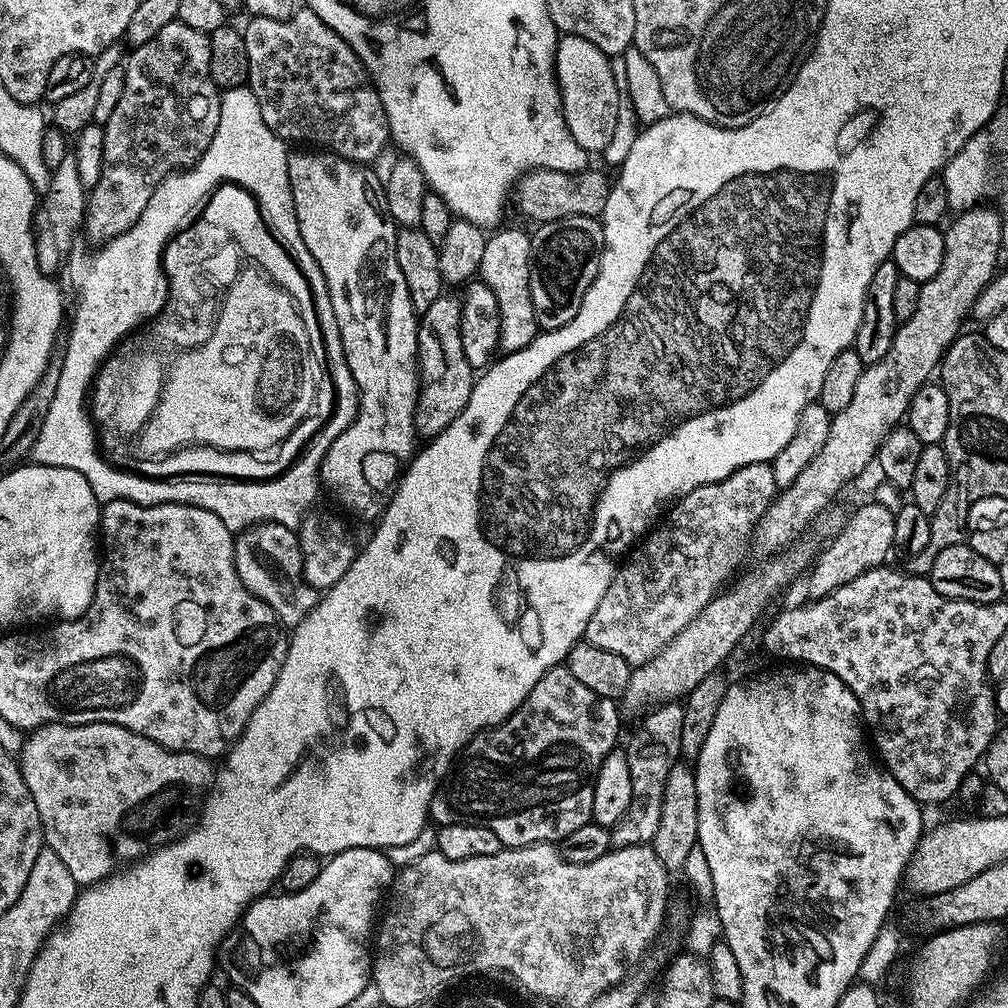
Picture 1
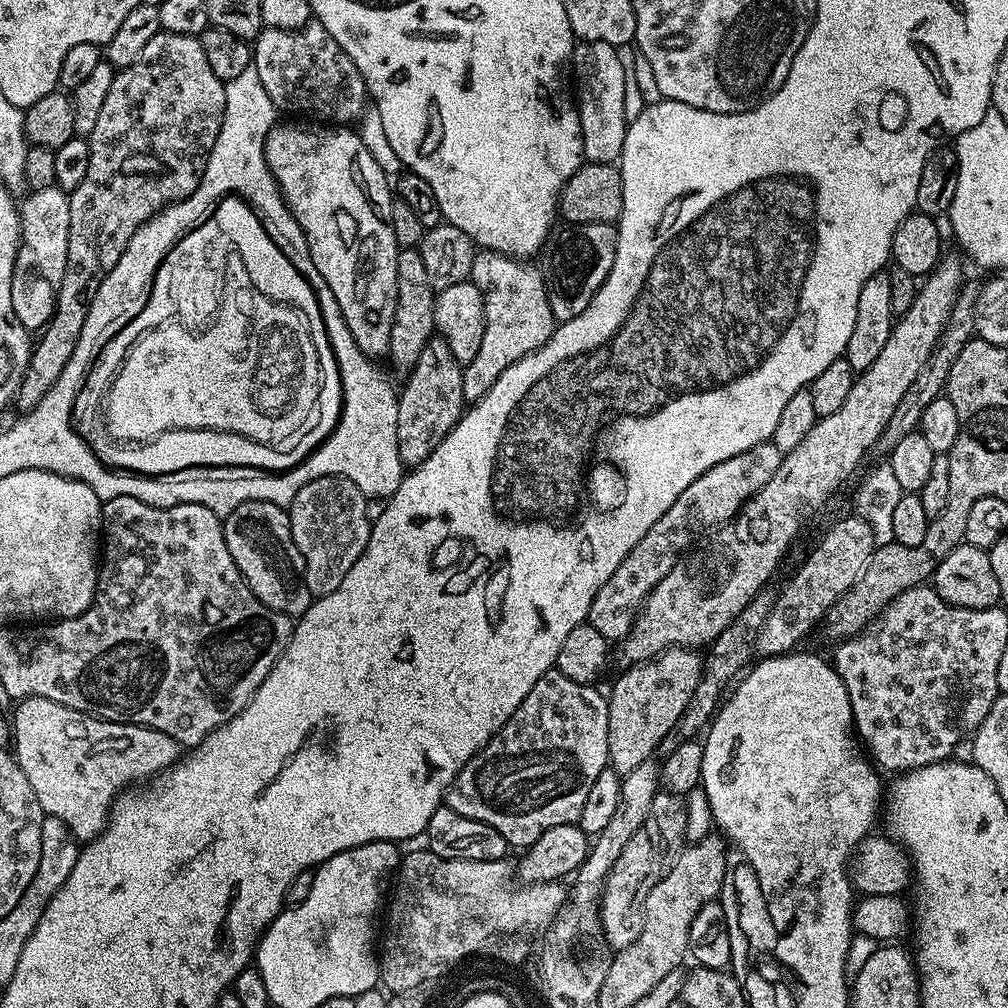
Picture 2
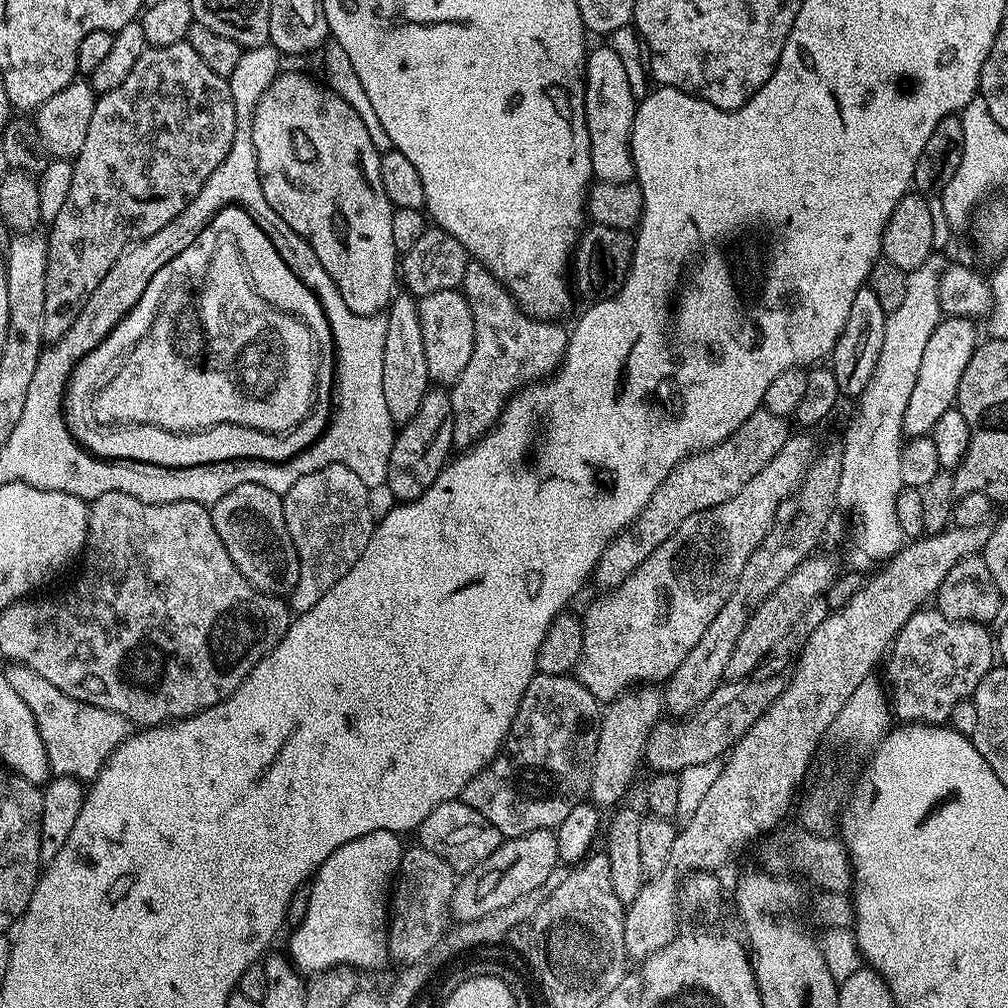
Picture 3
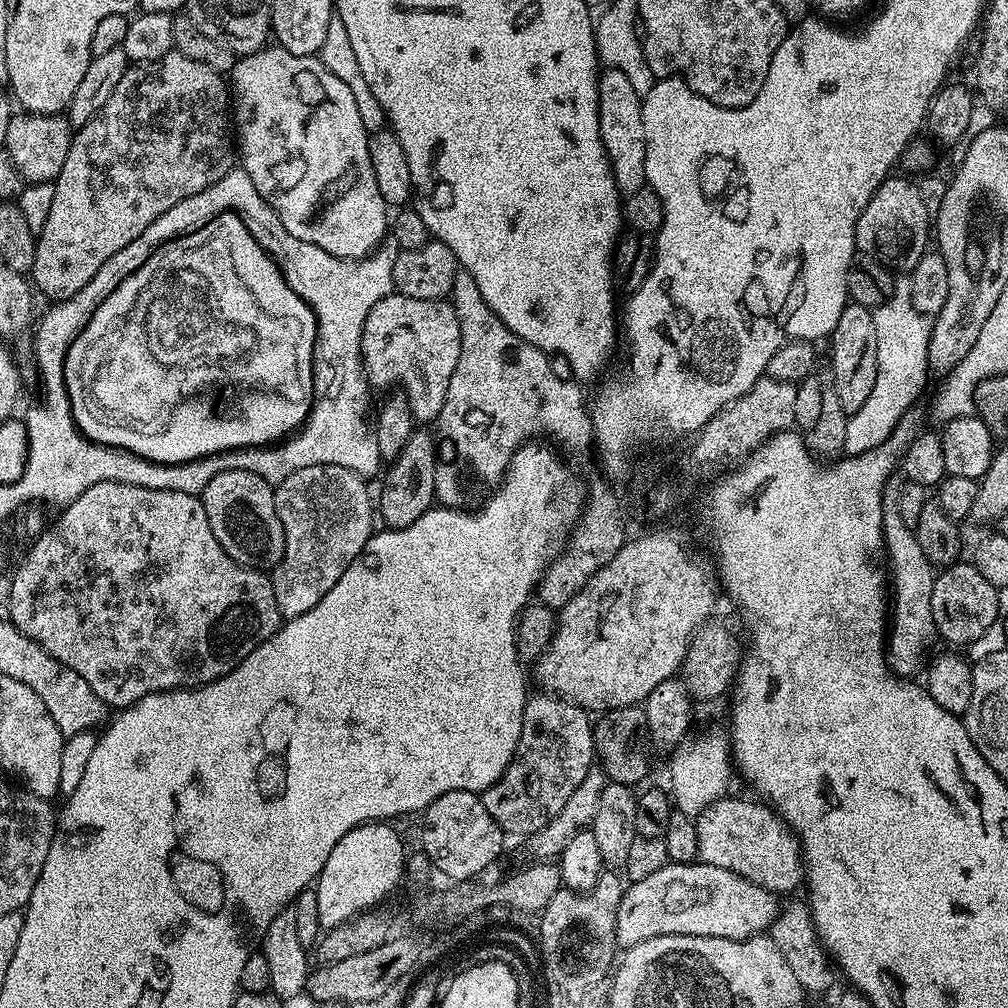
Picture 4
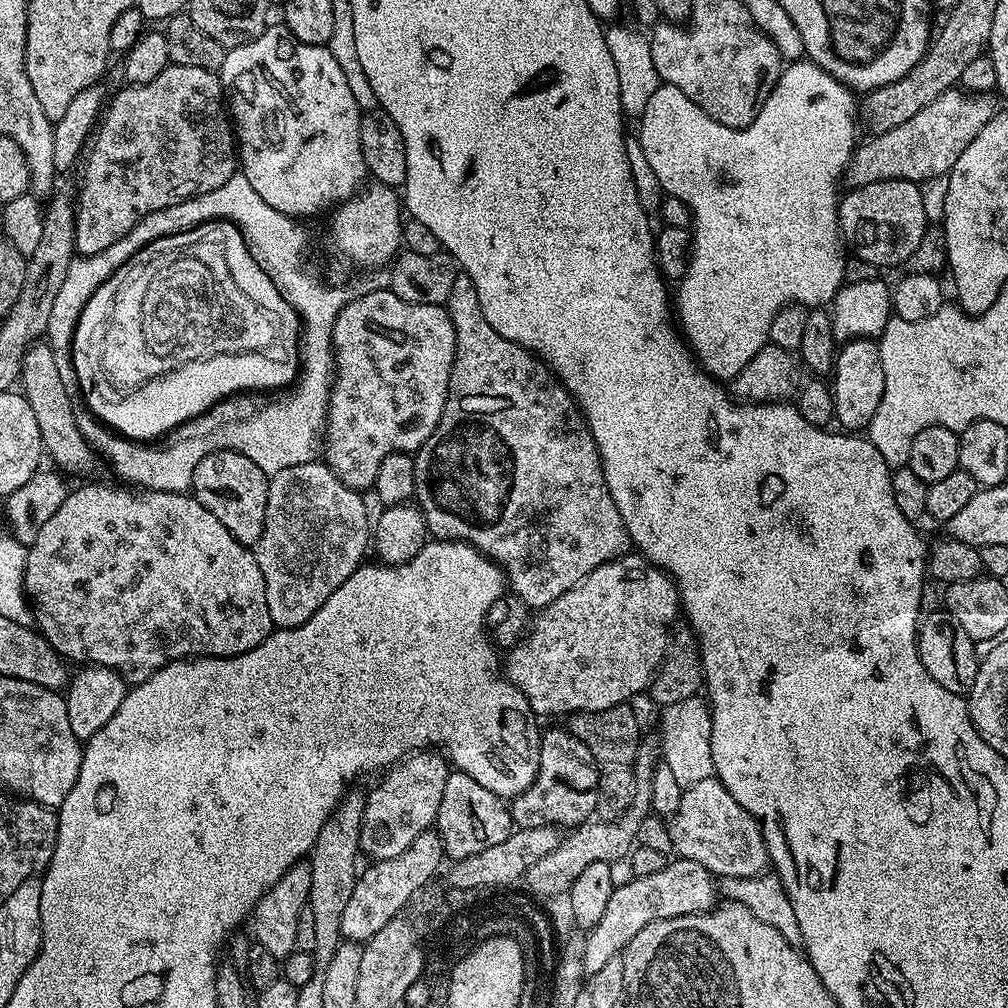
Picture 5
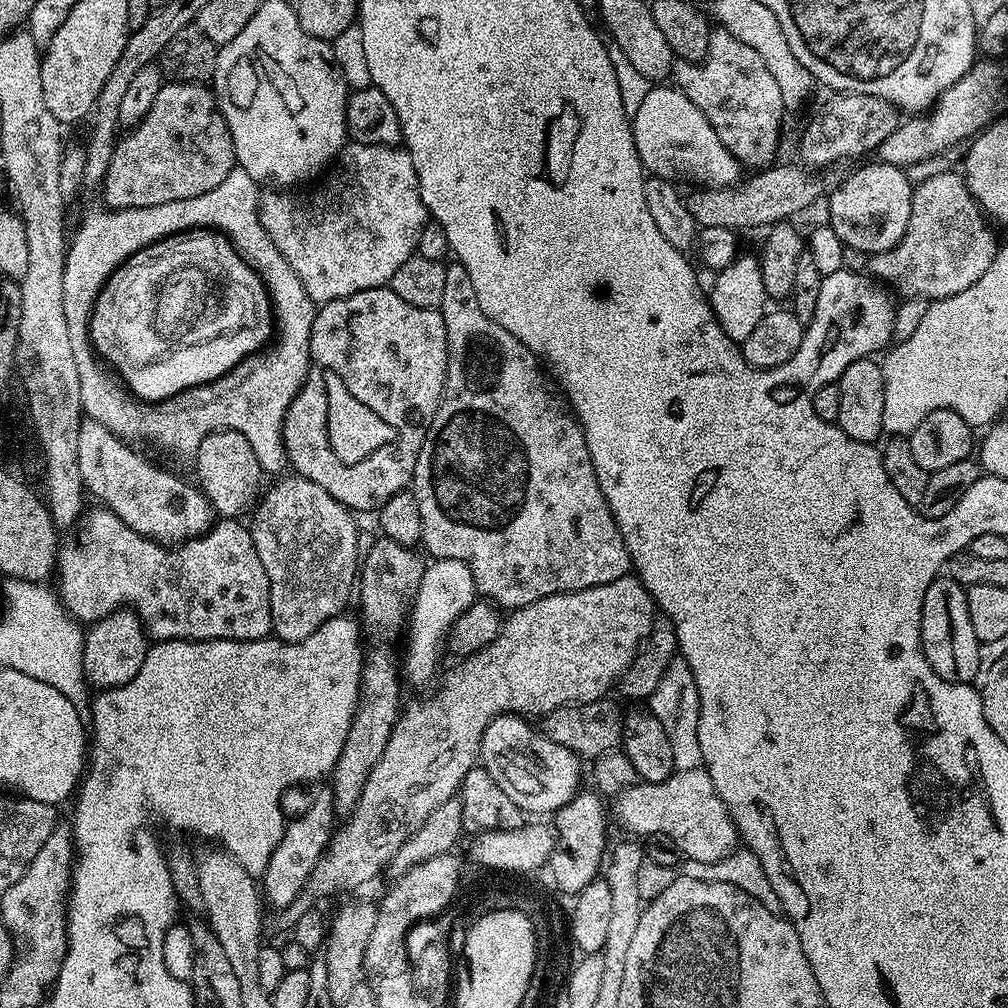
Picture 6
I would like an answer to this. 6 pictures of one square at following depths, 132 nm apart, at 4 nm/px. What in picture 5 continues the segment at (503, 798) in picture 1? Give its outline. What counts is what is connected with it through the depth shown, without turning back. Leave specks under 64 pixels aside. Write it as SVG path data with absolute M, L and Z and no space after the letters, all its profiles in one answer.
M562 726L562 728L552 728L549 732L545 731L540 737L538 774L532 785L511 801L510 811L513 825L517 829L521 829L554 824L564 830L571 830L583 825L587 821L584 819L587 816L591 817L596 811L596 791L600 785L600 777L601 773L598 771L596 761L591 758L590 750L567 727Z

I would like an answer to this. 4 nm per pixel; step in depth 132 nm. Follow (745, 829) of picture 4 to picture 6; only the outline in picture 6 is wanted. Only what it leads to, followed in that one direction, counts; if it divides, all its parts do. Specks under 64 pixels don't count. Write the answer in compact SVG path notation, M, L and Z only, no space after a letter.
M702 766L685 772L675 771L666 782L631 784L625 792L615 797L616 820L628 832L637 832L640 838L650 834L667 834L680 847L687 859L698 862L718 862L726 858L738 847L738 833L732 815L726 810L718 790L714 790L714 782L710 782L710 774Z

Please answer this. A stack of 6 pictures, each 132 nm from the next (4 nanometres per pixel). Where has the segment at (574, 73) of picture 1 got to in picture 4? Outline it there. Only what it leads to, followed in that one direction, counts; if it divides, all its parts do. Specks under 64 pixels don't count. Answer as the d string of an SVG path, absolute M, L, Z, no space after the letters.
M605 67L599 73L596 81L598 86L598 130L602 138L602 146L608 155L608 161L612 163L612 177L618 186L618 190L625 197L642 190L648 182L646 178L646 130L642 122L641 96L634 92L633 85L621 70Z

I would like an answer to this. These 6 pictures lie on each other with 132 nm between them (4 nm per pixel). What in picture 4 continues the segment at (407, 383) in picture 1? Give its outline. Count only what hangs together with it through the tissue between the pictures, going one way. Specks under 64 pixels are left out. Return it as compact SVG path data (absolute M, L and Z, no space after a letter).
M265 46L258 52L237 59L235 68L230 73L230 96L234 101L234 132L238 137L238 160L250 174L250 182L254 182L254 190L266 198L266 202L278 214L282 226L294 234L294 238L302 238L302 242L310 242L326 254L334 254L339 260L360 260L369 256L379 248L380 243L390 232L390 208L385 204L382 193L378 190L378 182L374 178L374 166L370 166L370 150L368 138L370 133L362 124L362 117L358 114L357 103L346 83L336 78L316 56L299 56L290 54L279 46Z

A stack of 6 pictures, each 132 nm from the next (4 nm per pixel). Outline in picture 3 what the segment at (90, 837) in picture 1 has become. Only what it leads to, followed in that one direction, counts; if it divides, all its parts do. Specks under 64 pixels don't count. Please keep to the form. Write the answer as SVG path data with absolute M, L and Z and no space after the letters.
M9 663L7 667L2 674L6 682L10 682L14 694L18 694L18 698L30 706L30 714L34 714L51 775L70 776L81 782L95 780L116 747L132 735L133 724L122 714L62 694L58 686L46 682L42 674L34 674L25 664Z

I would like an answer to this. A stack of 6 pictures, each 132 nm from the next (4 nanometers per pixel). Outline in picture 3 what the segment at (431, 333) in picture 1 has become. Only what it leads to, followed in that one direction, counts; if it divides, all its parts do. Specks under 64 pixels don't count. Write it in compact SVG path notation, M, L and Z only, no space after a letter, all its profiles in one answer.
M433 387L418 406L418 414L410 418L396 433L396 441L390 450L388 459L388 484L395 499L403 502L422 495L438 478L438 474L450 459L453 451L452 435L454 418L452 417L452 398L443 387Z

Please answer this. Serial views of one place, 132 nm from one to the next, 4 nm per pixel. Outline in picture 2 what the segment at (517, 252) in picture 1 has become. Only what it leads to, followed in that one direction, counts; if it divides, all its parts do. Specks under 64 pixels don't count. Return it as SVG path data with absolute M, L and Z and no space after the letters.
M477 251L470 277L474 286L482 292L486 310L486 330L482 330L482 346L474 362L464 368L462 394L465 401L480 400L498 382L502 370L514 366L526 354L537 352L552 336L558 321L550 310L550 298L546 298L546 286L535 263L507 256L501 252Z

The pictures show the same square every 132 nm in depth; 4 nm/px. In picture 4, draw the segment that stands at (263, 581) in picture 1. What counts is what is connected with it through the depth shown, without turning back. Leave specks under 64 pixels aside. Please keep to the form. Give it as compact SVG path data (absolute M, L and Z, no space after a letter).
M229 466L222 470L222 474L216 474L206 482L202 493L206 518L210 518L210 530L214 530L214 538L238 562L247 568L259 568L261 570L272 570L283 558L284 532L282 522L279 521L278 510L275 509L275 494L273 485L263 480L258 474L254 474L249 468L238 468Z

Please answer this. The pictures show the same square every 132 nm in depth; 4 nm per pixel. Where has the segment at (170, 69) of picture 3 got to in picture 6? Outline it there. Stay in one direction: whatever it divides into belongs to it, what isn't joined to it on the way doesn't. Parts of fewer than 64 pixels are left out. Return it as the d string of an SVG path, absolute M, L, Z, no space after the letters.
M165 82L154 98L154 106L142 122L127 129L117 139L116 149L110 158L110 170L102 185L104 200L109 209L141 208L142 206L162 206L162 202L178 202L182 198L194 198L206 194L219 186L226 174L237 167L236 151L226 118L216 105L216 98L211 87L204 84L178 84Z

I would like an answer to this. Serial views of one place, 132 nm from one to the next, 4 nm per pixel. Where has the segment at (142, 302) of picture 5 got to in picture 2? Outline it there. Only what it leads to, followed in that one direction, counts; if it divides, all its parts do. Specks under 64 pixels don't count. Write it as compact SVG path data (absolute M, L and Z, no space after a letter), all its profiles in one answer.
M225 198L218 205L218 220L220 216L220 233L216 240L208 240L201 234L196 243L196 260L208 260L208 264L216 264L220 272L220 284L224 284L224 300L220 300L220 312L216 312L216 324L212 324L212 332L208 336L188 336L184 328L176 328L169 323L168 313L172 308L170 293L172 280L164 280L164 276L154 278L154 286L146 306L116 337L108 342L100 356L93 364L88 375L84 377L84 385L80 388L78 398L72 407L72 423L77 434L88 443L88 449L94 453L103 464L117 470L143 472L149 476L161 476L163 472L173 472L183 468L202 468L214 464L233 464L234 466L254 466L265 470L283 470L299 464L312 449L318 447L331 434L340 419L341 404L324 404L325 384L332 384L332 379L325 376L325 368L321 363L320 349L316 347L312 324L308 313L299 304L284 300L284 296L276 296L276 276L280 276L280 268L272 268L272 247L274 242L270 234L262 226L249 204L239 198Z

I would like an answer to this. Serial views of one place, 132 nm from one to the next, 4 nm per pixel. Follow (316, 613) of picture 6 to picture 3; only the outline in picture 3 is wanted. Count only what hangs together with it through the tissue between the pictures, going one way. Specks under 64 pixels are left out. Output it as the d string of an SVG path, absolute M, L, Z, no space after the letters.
M332 463L298 478L294 486L283 493L283 518L286 519L287 528L292 530L292 541L299 556L298 582L295 583L295 588L288 598L289 605L295 613L305 612L316 606L318 599L334 586L334 582L338 582L353 568L354 562L361 557L362 551L366 550L376 525L376 519L368 505L368 490L362 478L349 467Z

